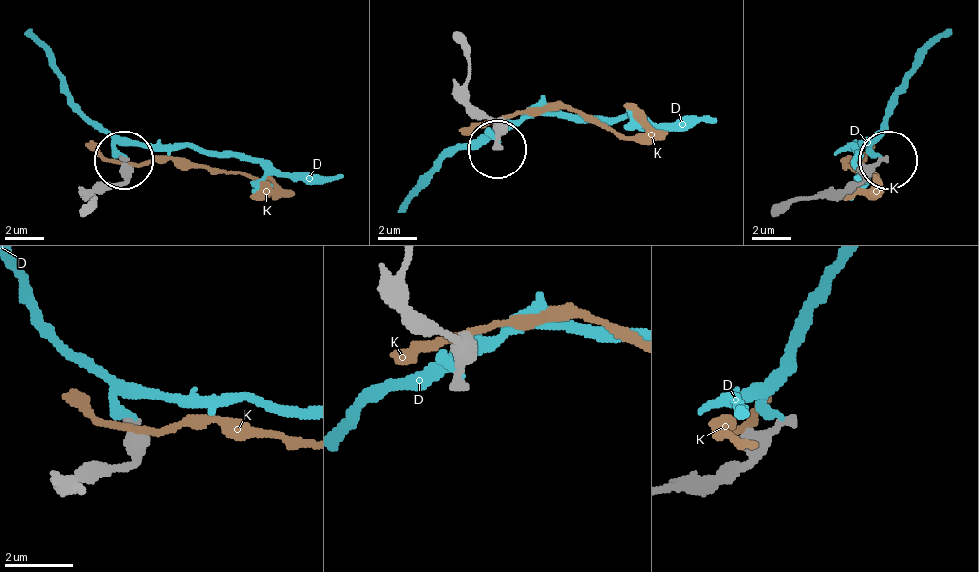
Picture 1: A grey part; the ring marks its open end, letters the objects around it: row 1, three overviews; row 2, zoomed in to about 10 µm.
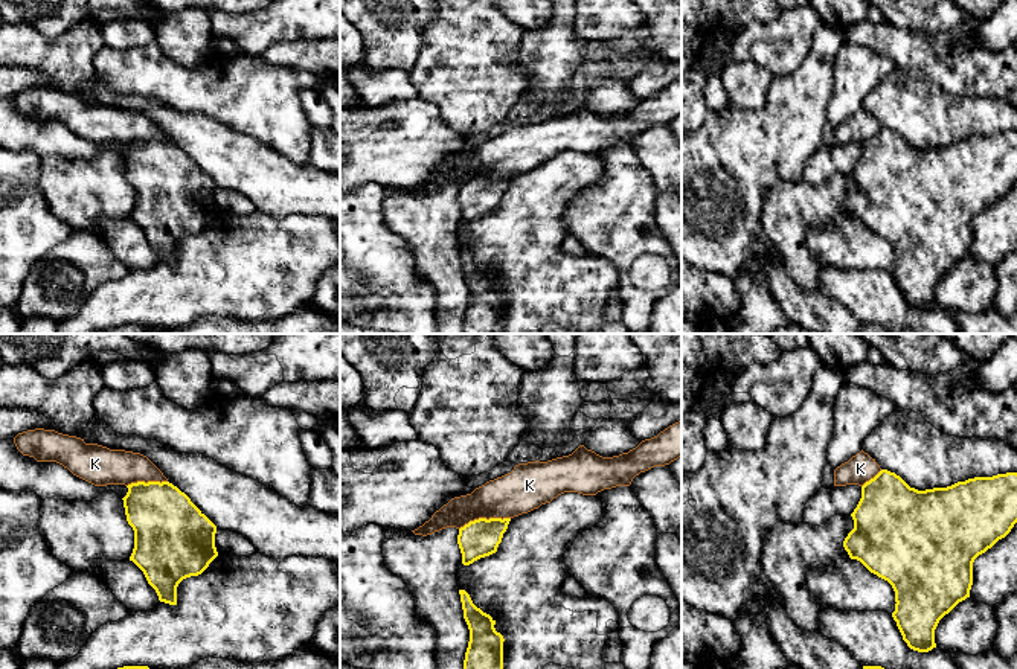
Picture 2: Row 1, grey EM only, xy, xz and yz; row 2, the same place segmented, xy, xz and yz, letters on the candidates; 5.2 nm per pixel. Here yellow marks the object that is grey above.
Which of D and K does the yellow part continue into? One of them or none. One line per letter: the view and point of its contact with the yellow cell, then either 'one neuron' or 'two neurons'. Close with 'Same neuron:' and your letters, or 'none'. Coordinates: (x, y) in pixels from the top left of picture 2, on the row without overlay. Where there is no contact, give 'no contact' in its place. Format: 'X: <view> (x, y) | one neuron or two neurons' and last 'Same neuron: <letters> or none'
D: no contact | two neurons
K: xz (484, 177) | two neurons
Same neuron: none

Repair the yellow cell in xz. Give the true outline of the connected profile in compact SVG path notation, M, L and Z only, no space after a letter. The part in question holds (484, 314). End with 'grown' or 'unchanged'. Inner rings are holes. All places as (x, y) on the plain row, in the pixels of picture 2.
M465 248L459 253L470 288L462 334L502 334L505 297L496 290L496 279L477 267Z | unchanged

